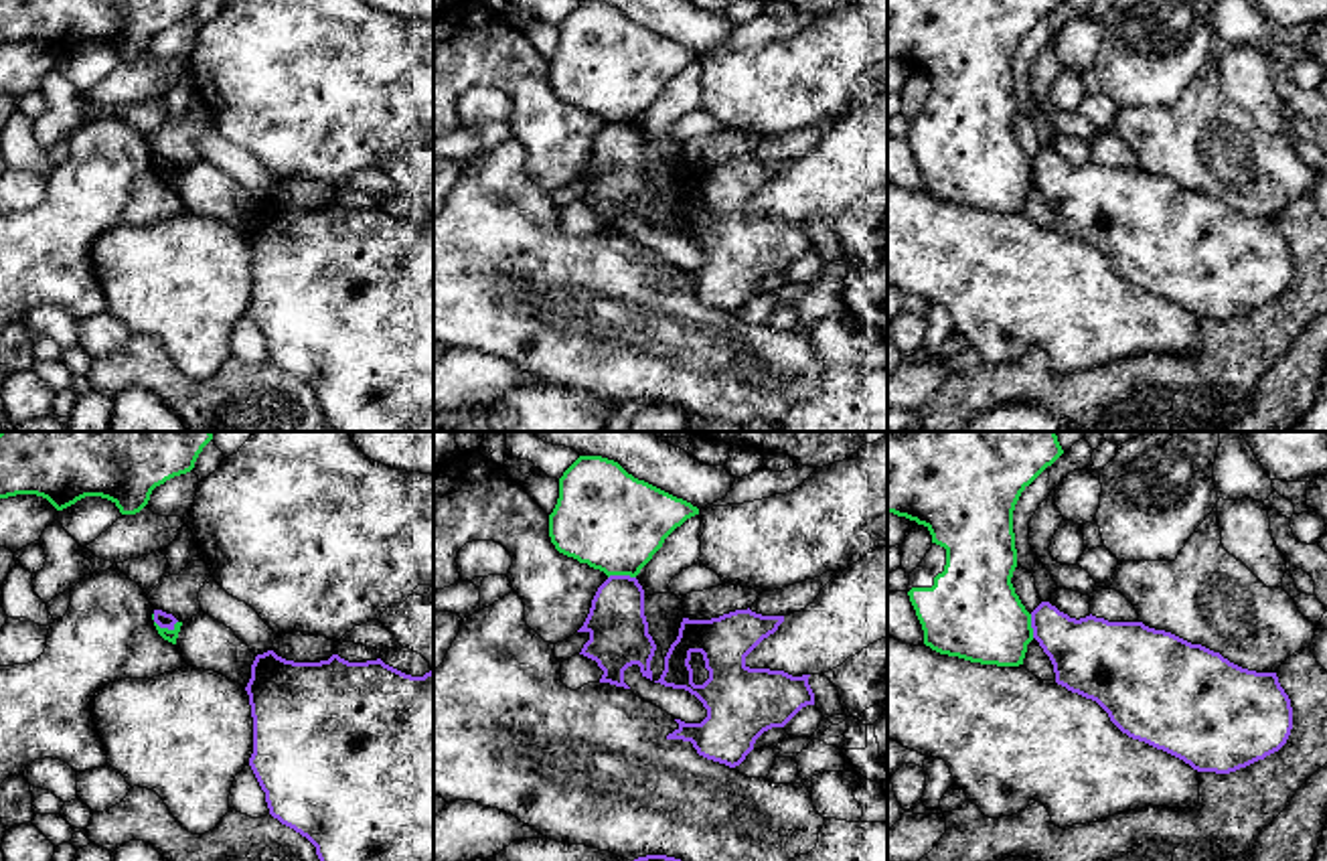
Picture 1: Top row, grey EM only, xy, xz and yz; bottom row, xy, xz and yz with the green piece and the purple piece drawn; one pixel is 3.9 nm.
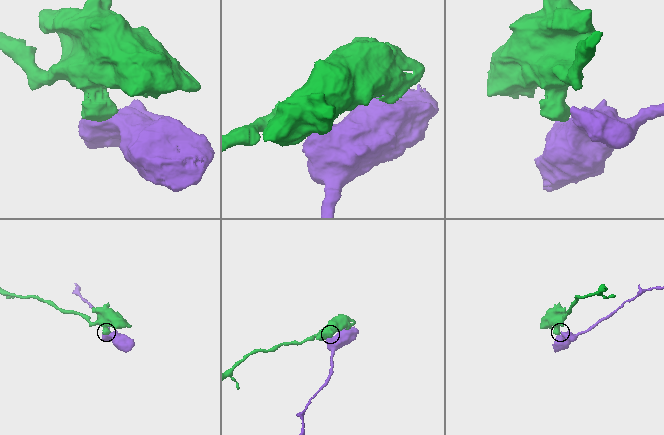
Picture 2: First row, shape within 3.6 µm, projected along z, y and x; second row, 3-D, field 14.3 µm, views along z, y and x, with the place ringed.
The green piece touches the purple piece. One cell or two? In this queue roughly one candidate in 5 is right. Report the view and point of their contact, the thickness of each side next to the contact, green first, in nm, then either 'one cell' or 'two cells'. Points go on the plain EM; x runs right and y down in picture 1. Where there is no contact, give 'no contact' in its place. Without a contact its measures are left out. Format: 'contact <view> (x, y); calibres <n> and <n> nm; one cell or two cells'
contact xy (163, 175); calibres 50 and 60 nm; two cells

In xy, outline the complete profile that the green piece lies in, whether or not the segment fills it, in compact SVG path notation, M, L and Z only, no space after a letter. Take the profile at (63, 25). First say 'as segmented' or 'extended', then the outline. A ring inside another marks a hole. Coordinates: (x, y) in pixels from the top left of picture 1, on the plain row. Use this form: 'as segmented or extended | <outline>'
as segmented | M0 0L0 45L36 41L63 57L85 43L140 59L156 32L194 14L199 0Z

